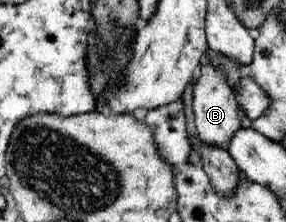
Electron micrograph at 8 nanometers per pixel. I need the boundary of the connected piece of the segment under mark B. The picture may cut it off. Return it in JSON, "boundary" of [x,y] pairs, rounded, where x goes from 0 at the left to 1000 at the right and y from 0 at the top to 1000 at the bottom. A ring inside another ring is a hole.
{"boundary":[[[724,239],[713,243],[713,257],[706,261],[706,275],[692,302],[689,338],[685,338],[692,365],[685,369],[685,383],[682,383],[682,396],[675,410],[671,486],[675,486],[675,505],[682,518],[682,545],[678,545],[682,572],[689,581],[689,599],[692,599],[692,617],[696,617],[699,635],[706,644],[713,644],[717,653],[762,653],[766,662],[790,662],[794,644],[801,644],[801,635],[808,635],[808,617],[815,617],[815,608],[822,608],[822,599],[829,599],[829,590],[836,590],[836,581],[843,581],[843,527],[846,527],[843,491],[829,464],[818,405],[808,396],[808,387],[801,387],[801,378],[794,378],[794,342],[759,302],[755,275],[731,279],[731,270],[724,270],[724,261],[717,261],[717,248],[724,248]]]}

